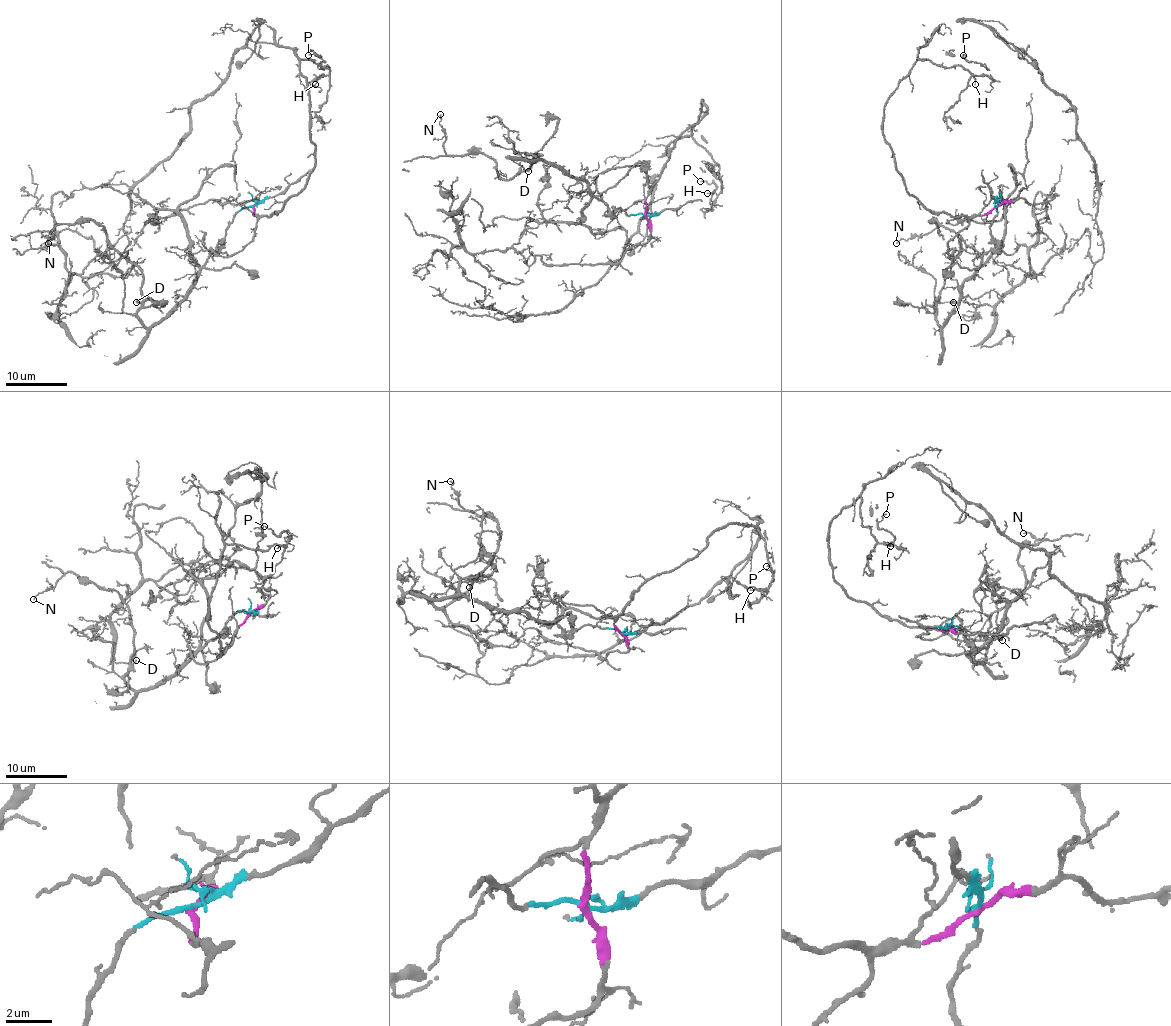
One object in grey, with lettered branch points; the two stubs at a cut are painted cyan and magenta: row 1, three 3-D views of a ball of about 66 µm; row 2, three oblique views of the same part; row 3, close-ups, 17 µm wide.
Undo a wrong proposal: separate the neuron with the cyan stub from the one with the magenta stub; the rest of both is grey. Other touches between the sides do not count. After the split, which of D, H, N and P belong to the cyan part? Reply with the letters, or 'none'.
D, N

